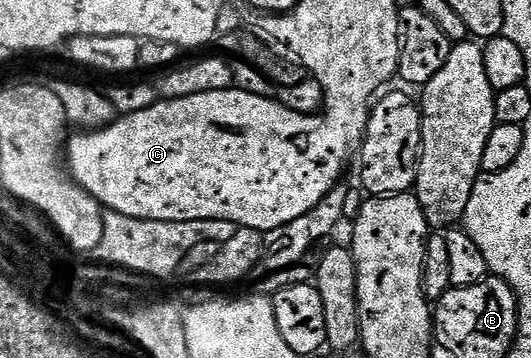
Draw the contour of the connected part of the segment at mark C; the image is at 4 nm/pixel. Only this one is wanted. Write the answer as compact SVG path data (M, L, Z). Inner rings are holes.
M213 91L196 93L192 97L162 99L148 109L140 109L140 113L123 115L91 131L79 130L79 135L71 134L65 140L64 163L69 178L101 203L107 212L115 211L124 217L144 221L179 223L219 219L265 233L288 225L288 221L296 221L296 217L304 217L304 213L316 209L316 205L339 186L341 179L338 178L345 173L346 162L353 155L355 158L361 148L375 99L375 95L366 95L366 99L350 99L350 95L342 95L342 99L324 99L319 114L302 119L302 159L298 159L298 155L278 155L278 151L282 151L278 131L274 131L274 139L254 139L254 115L258 115L258 107L262 107L266 119L270 119L270 115L274 115L274 119L286 119L292 109L277 99L260 97L256 93L218 95Z

